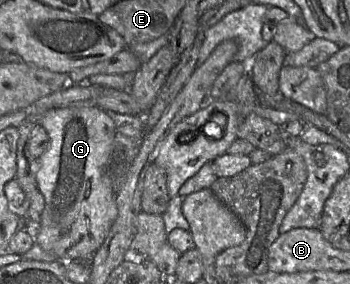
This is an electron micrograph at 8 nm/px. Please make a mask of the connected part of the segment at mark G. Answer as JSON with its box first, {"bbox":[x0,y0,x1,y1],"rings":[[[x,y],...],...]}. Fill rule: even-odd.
{"bbox":[34,106,117,263],"rings":[[[93,106],[50,109],[43,113],[39,124],[46,129],[50,143],[48,149],[37,159],[35,179],[44,198],[45,208],[34,242],[56,260],[91,263],[117,217],[116,193],[105,183],[104,175],[104,167],[117,131],[115,123],[105,110]]]}

